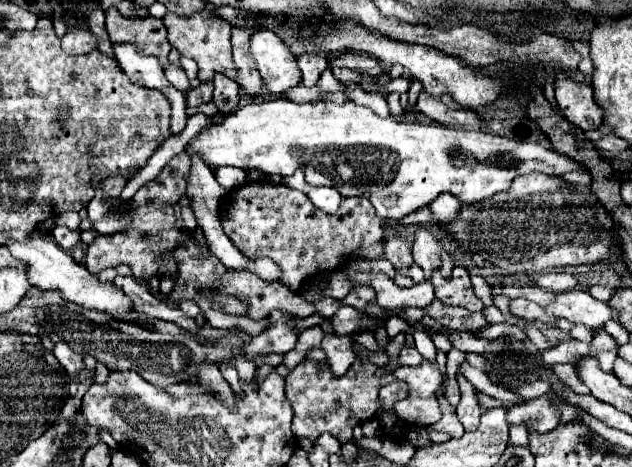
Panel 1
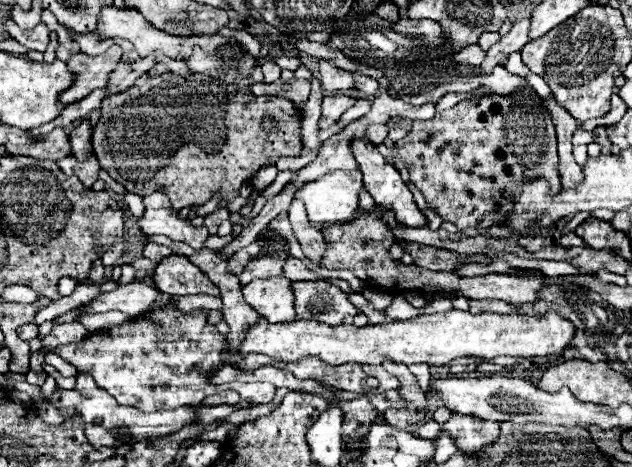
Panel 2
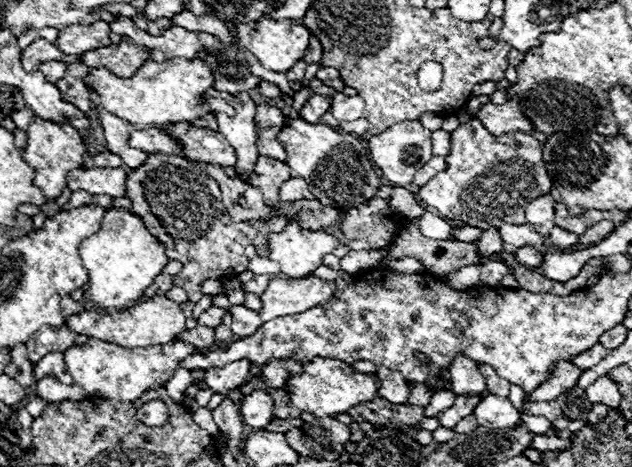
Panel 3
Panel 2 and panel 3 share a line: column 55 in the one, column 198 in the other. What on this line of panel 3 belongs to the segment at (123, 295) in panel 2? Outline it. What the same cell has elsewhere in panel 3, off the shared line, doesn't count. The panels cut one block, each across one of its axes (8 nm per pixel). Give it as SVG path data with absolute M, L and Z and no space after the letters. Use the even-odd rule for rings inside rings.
M212 306L198 318L198 324L208 326L208 328L216 328L222 322L222 316L224 316L224 310L220 310L218 306Z

